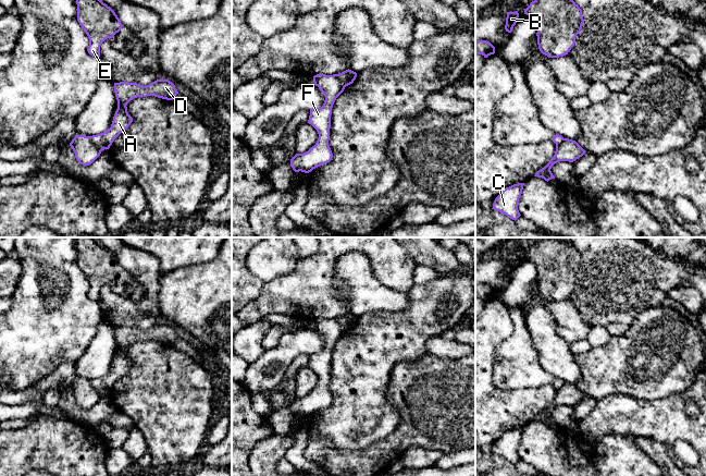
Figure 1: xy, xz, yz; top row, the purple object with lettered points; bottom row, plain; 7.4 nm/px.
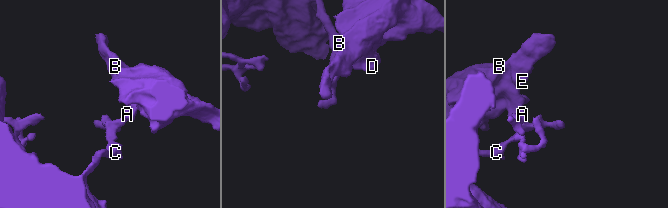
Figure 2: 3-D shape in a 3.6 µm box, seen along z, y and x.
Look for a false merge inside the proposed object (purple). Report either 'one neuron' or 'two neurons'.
two neurons

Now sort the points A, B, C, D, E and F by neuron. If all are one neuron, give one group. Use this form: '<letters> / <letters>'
A B D E / C F

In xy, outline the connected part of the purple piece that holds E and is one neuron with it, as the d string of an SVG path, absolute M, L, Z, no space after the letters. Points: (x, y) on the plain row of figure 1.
M74 237L77 248L77 265L89 283L87 295L100 301L100 290L107 282L113 282L122 272L115 256L95 237Z

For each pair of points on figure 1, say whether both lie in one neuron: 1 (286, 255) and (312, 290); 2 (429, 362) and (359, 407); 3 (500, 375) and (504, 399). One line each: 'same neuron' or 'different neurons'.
1: different neurons
2: different neurons
3: different neurons

